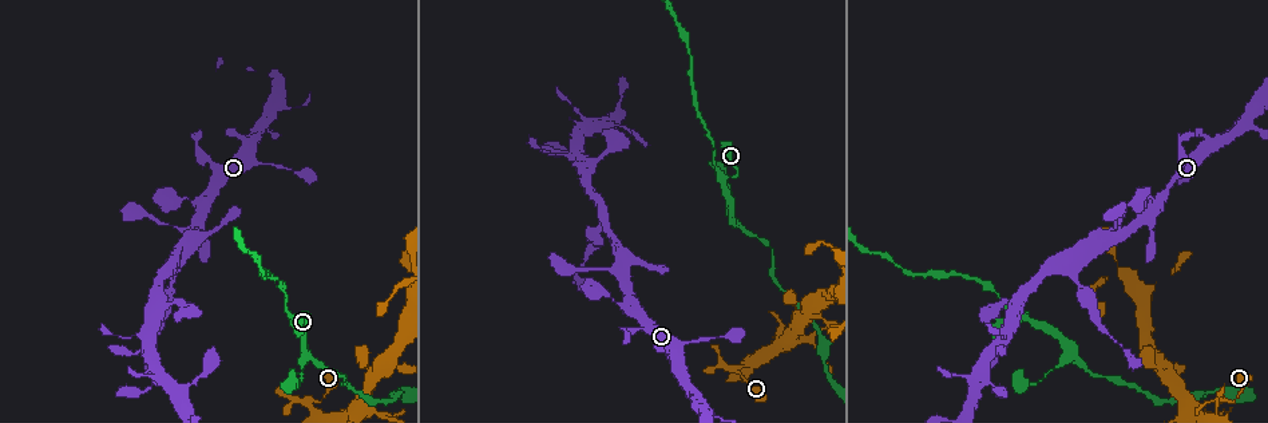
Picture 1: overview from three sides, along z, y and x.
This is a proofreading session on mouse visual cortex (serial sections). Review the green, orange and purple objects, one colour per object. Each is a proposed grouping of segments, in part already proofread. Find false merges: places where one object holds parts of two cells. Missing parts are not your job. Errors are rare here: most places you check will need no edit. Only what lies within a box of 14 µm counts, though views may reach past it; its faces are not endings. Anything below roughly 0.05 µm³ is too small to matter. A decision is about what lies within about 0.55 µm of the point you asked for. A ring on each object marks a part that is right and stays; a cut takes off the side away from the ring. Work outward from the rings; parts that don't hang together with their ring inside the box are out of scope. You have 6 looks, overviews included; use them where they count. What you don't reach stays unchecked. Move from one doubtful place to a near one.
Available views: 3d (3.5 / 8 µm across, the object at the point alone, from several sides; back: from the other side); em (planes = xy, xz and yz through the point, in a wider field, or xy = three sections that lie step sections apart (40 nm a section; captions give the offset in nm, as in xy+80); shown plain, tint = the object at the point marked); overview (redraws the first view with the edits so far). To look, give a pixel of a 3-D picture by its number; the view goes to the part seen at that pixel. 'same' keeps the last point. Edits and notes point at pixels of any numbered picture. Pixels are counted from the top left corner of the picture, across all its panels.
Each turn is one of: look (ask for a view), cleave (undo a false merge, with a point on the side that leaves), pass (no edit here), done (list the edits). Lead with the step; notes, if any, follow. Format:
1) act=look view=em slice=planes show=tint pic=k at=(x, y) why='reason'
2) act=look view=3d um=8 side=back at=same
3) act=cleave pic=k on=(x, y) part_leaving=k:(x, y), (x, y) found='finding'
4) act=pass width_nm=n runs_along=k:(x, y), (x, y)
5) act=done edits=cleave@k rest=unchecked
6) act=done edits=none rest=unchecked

act=look view=3d um=8 pic=1 at=(1074, 350) why='three-way junction'

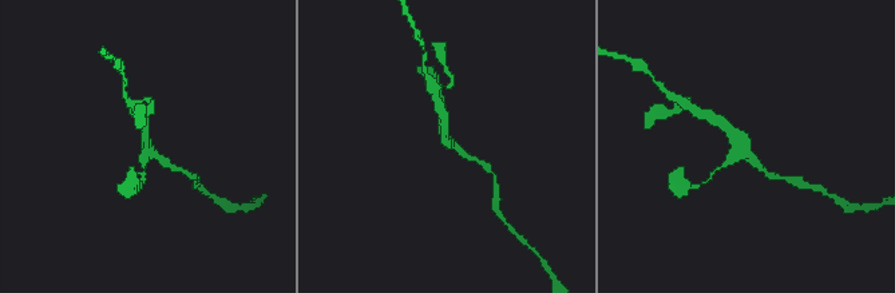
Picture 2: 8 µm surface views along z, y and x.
act=look view=3d um=3.5 pic=2 at=(148, 147)

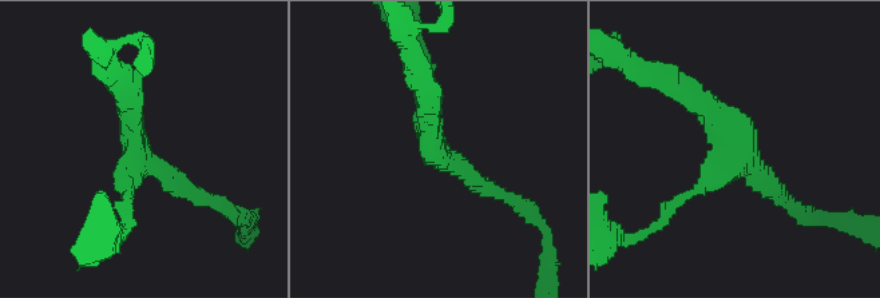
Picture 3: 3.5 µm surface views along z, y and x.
act=look view=em slice=xy step=3 show=tint pic=3 at=(741, 147) why='shape alone is not enough'

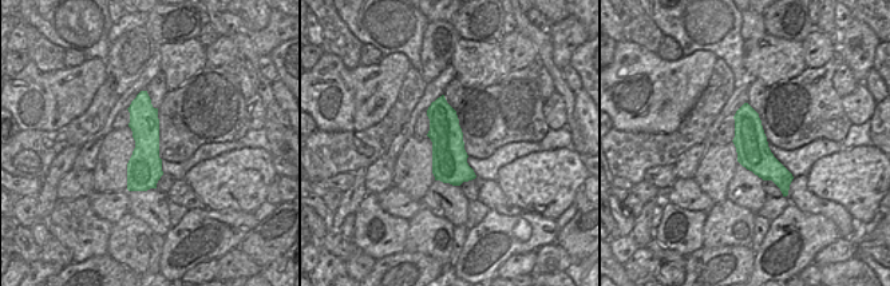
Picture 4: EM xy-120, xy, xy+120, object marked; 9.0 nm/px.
act=pass arm_widths_nm=150,200,300 found='one cell here'

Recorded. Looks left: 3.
act=look view=3d um=8 side=back pic=1 at=(595, 232) why='calibre changes'

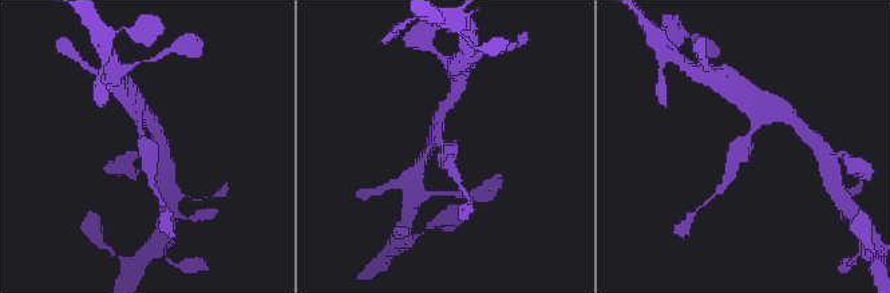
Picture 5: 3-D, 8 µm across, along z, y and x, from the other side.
act=look view=em slice=xy step=2 show=tint pic=5 at=(746, 144) arm_widths_nm=200,250

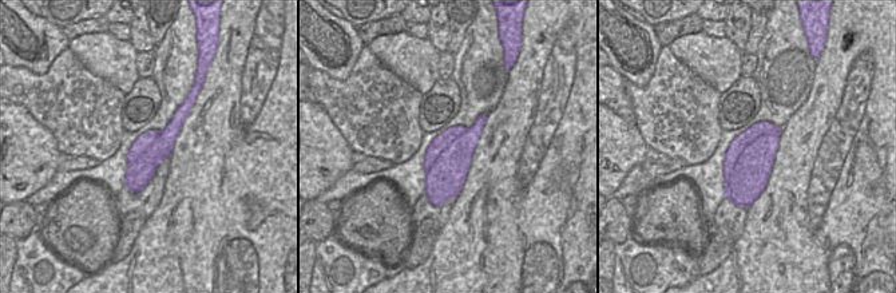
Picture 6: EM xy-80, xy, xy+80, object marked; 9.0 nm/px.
act=pass width_nm=420 runs_along=6:(186, 106), (143, 159), (135, 189) found='one cell here'

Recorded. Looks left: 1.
act=done edits=none rest=unchecked

